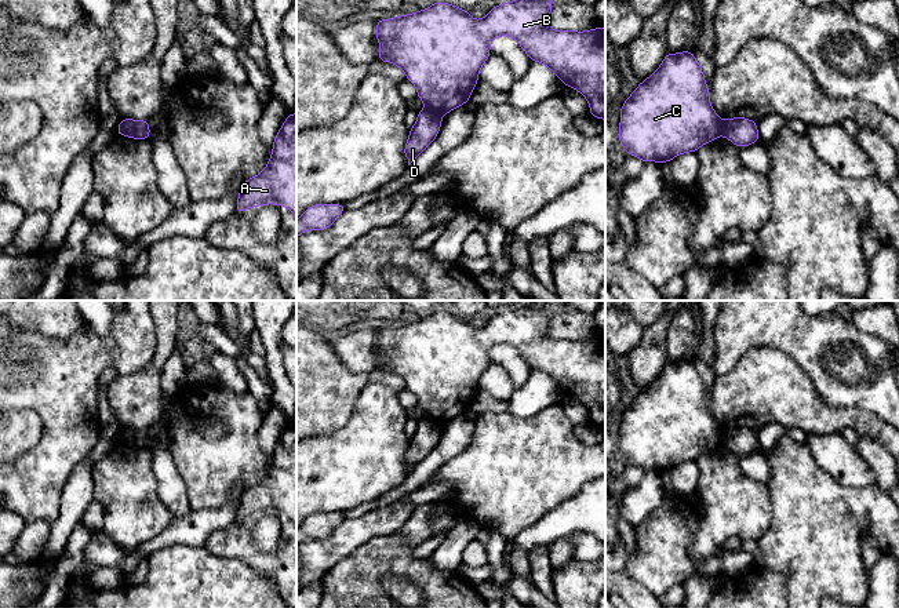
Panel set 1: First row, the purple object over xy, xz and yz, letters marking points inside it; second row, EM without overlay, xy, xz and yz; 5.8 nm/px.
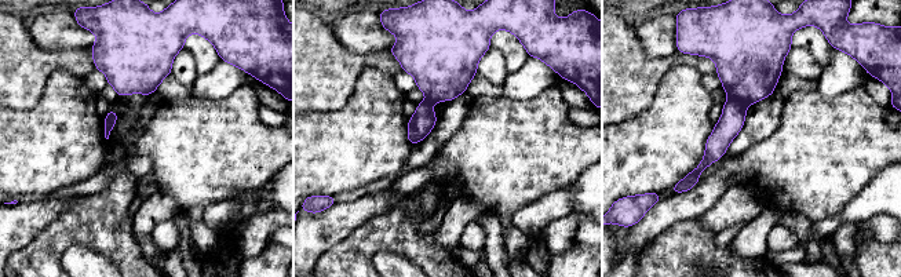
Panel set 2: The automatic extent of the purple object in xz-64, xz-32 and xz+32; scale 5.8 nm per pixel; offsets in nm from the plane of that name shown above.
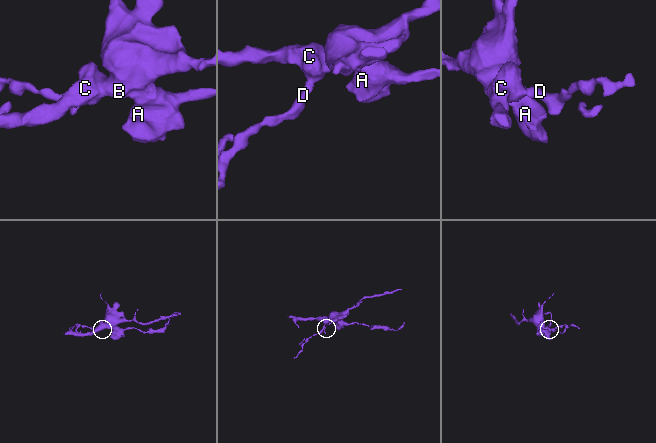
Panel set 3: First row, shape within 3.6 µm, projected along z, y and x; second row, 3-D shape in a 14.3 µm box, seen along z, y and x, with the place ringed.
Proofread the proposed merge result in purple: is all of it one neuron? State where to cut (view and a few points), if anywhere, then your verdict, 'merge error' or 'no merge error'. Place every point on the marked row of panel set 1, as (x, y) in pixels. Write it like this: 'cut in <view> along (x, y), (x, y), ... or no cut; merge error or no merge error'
cut in xz along (428, 106), (440, 116); merge error

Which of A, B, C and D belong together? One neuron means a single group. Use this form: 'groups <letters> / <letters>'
groups A B C / D

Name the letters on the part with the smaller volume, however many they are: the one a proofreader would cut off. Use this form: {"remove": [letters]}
{"remove": ["D"]}

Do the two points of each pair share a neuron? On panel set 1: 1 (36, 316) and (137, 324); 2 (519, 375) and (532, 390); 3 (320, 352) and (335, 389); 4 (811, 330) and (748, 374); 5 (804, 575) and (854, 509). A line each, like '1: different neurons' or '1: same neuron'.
1: different neurons
2: different neurons
3: same neuron
4: different neurons
5: same neuron

